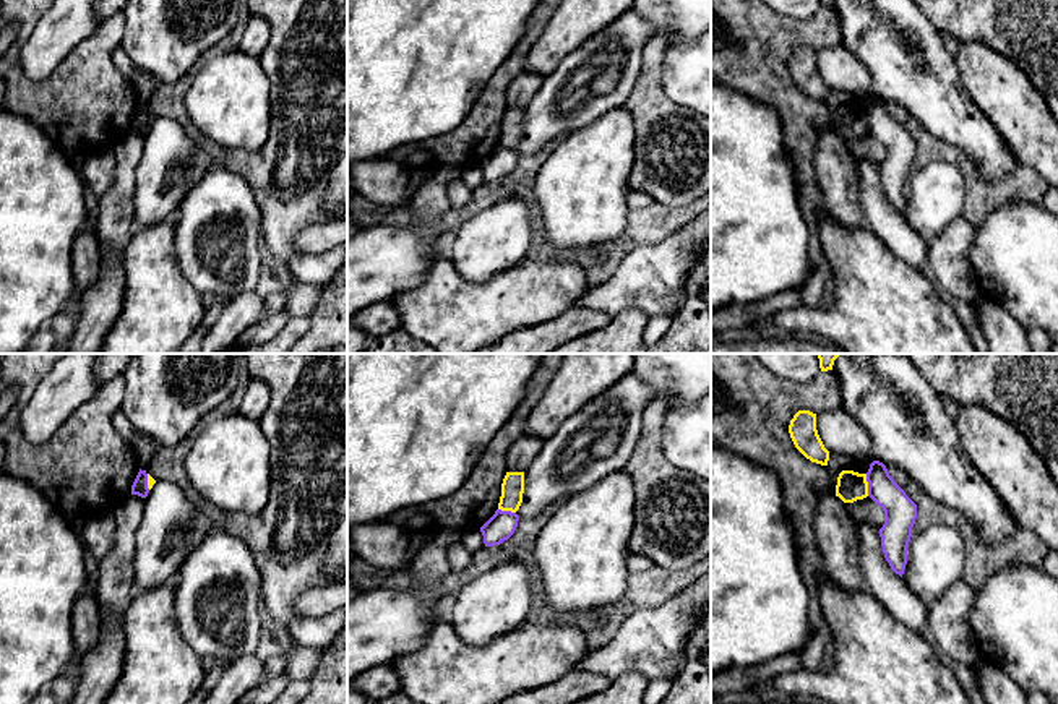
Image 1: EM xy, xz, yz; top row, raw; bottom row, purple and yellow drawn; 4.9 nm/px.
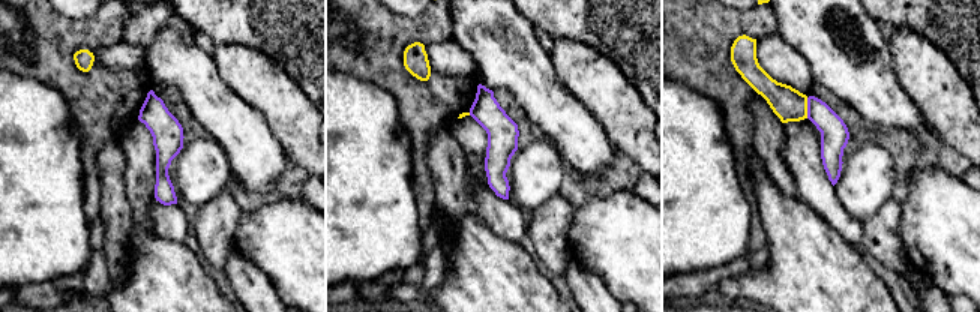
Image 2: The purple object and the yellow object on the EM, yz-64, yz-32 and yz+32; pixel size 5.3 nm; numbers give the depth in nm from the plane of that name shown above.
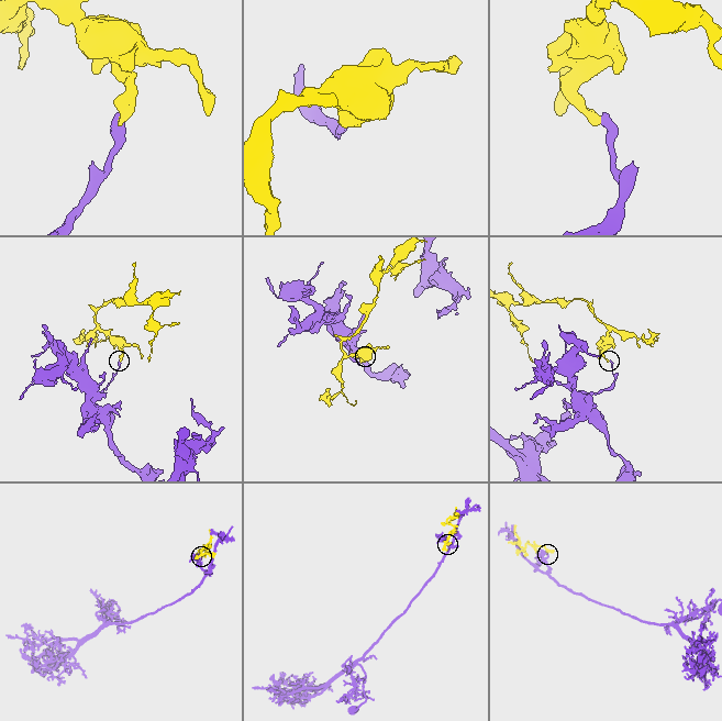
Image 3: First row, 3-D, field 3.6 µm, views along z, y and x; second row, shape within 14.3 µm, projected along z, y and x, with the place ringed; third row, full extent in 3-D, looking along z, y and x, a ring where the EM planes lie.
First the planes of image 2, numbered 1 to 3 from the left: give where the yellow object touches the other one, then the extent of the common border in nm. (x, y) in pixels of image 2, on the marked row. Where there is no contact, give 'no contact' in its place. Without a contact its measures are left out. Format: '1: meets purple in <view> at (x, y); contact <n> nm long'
1: no contact
2: no contact
3: meets purple in yz+32 at (808, 108); contact 110 nm long

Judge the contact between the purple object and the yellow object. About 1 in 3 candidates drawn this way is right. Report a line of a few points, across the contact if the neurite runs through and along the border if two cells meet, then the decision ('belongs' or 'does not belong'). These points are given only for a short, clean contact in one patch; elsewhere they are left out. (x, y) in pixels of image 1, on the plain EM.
line yz (865, 111), (868, 132); does not belong

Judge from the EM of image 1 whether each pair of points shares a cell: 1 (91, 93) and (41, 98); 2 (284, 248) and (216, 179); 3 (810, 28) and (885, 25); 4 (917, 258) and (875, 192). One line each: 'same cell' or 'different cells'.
1: same cell
2: different cells
3: different cells
4: same cell

